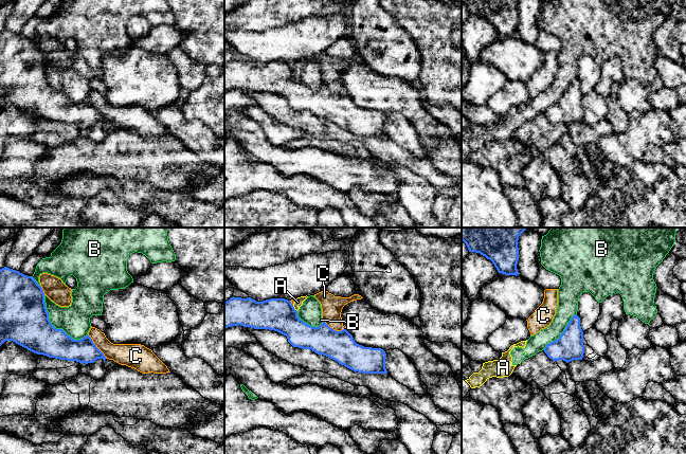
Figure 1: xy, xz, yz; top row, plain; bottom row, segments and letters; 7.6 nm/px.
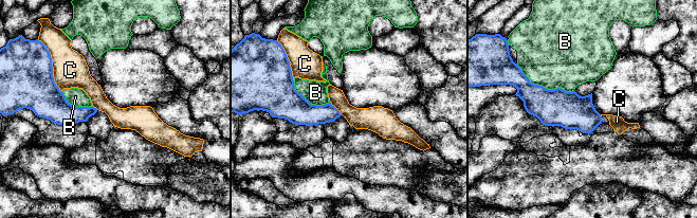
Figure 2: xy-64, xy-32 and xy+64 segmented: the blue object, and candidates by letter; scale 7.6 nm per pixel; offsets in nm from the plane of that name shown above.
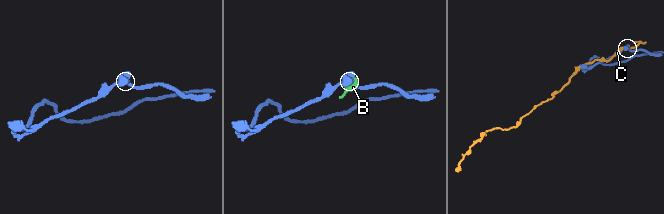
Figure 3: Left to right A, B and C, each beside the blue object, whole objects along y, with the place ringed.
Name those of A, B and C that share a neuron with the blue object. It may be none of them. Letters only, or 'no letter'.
no letter

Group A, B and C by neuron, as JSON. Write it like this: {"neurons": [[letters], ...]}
{"neurons": [["A", "B"], ["C"]]}

